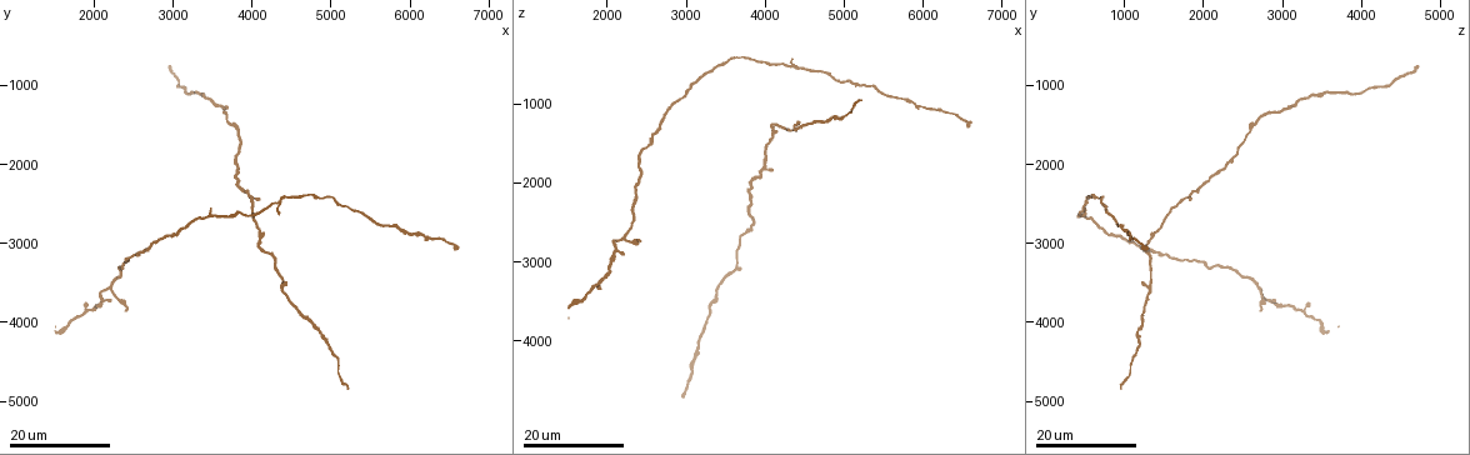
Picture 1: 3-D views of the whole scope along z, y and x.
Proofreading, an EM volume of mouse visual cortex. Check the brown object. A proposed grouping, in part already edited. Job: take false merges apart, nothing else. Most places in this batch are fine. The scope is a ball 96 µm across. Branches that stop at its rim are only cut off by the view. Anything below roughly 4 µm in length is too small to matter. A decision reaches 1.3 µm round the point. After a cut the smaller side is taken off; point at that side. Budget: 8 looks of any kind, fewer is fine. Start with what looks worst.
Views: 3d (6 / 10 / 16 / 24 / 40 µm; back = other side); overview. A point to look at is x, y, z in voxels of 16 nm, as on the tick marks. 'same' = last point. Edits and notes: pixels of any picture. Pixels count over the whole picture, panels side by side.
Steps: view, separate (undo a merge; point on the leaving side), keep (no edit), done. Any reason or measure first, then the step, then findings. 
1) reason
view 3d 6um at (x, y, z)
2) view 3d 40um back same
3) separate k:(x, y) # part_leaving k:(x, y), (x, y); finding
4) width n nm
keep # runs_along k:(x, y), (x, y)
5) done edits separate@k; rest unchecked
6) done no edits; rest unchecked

three-way junction
view 3d 24um at (2250, 3550, 2700)

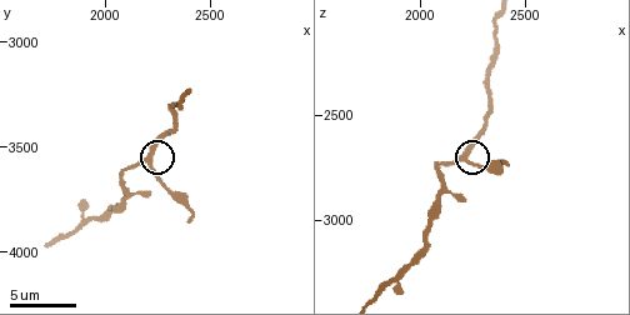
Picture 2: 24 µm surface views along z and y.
view 3d 10um at (2200, 3570, 2700)

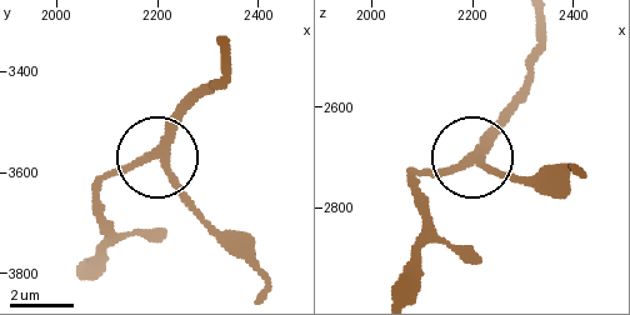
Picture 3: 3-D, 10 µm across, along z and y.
arms 3
separate 3:(185, 194) # part_leaving 3:(163, 158), (179, 188), (251, 260), (263, 276), (260, 293); a second neuron is stuck on

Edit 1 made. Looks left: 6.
view overview

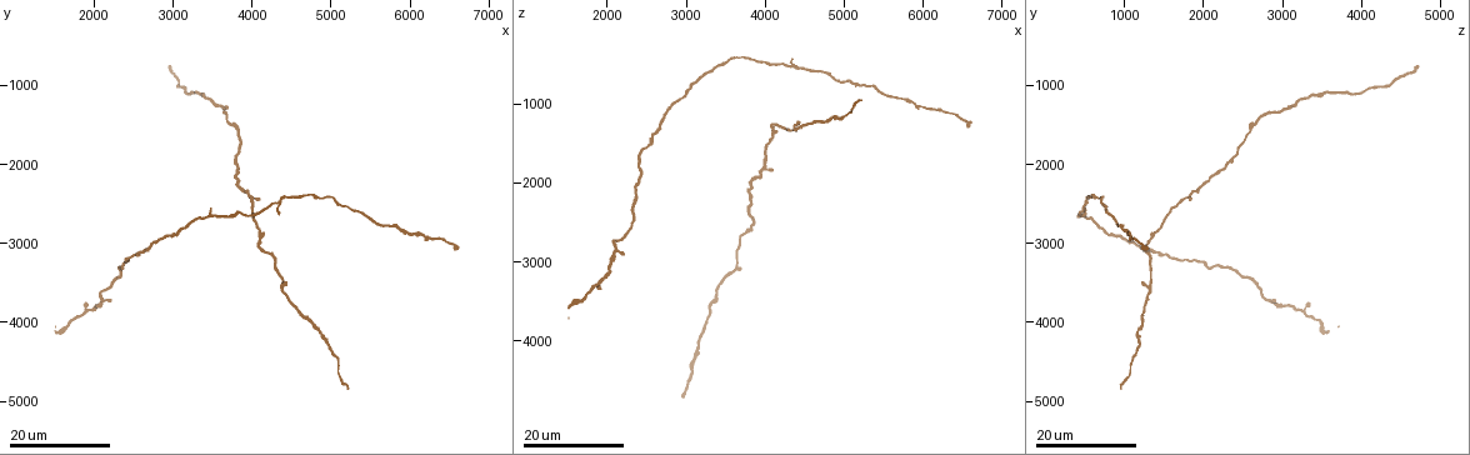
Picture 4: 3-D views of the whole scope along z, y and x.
sudden change in width
view 3d 24um at (3300, 1100, 3550)

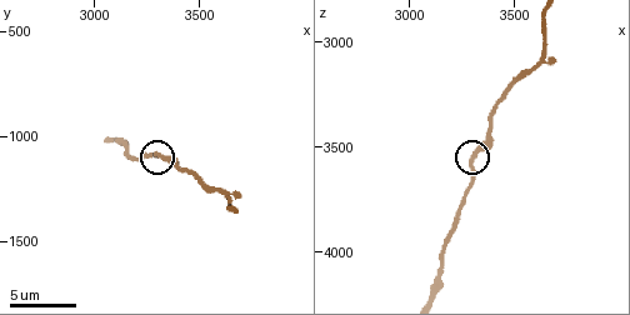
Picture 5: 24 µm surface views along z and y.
view 3d 10um at (3300, 1080, 3530)

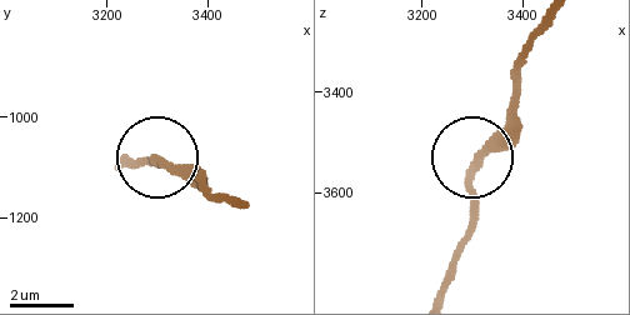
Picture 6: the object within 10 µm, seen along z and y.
keep # runs_along 6:(545, 26), (518, 75), (510, 115), (475, 156), (473, 234); all the same neuron

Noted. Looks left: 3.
view 3d 24um at (4100, 3050, 1250)

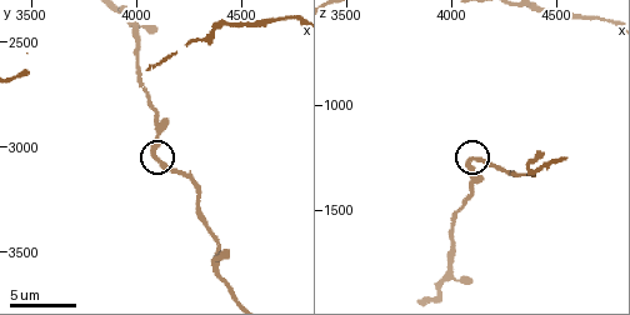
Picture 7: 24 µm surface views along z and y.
zoom in
view 3d 6um at (4080, 3040, 1260)

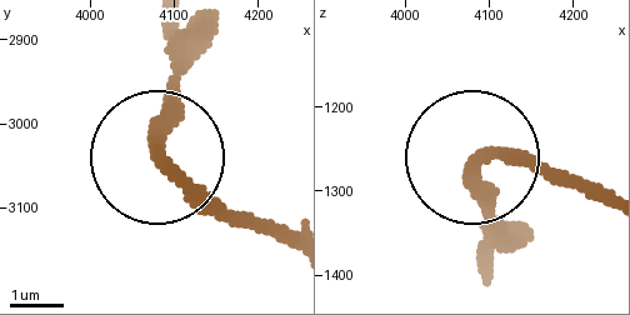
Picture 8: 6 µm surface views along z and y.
side_arm 39 um
keep # all the same neuron

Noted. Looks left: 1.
done edits separate@3; rest unchecked

